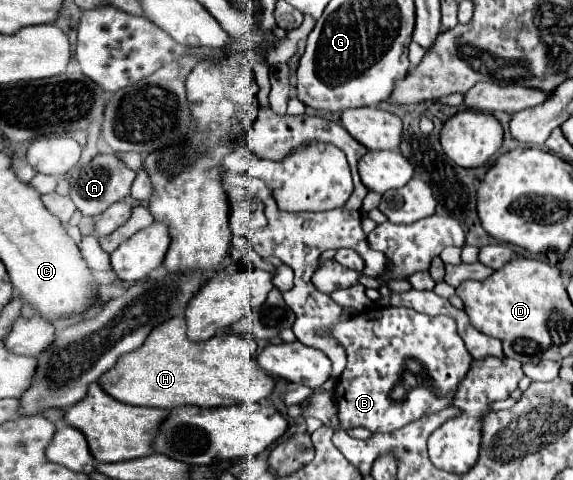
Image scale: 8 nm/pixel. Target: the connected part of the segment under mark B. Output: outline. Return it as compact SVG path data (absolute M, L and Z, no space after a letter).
M381 307L371 315L357 313L337 323L333 335L347 351L347 367L337 387L341 429L365 427L391 433L423 415L451 407L457 385L473 361L451 317L427 317L407 307Z

